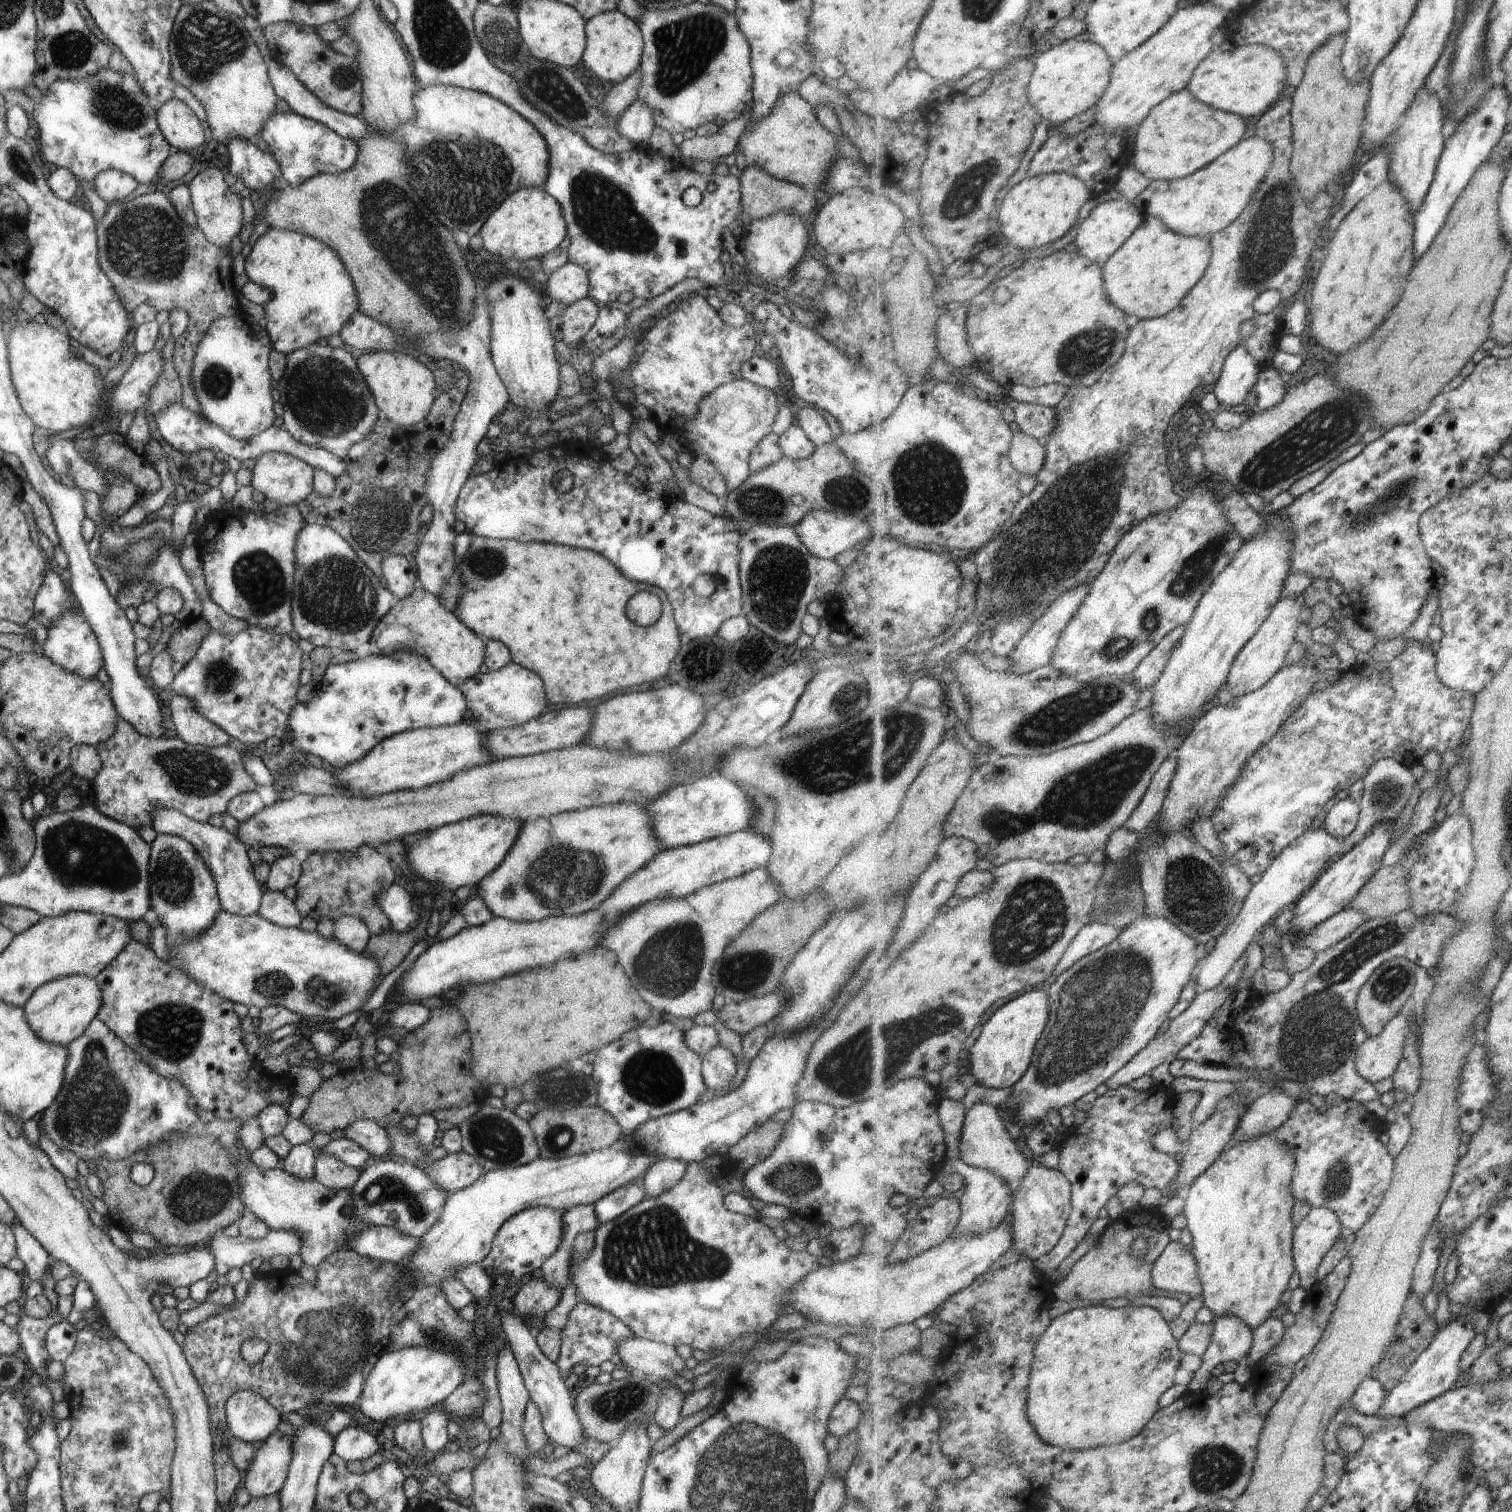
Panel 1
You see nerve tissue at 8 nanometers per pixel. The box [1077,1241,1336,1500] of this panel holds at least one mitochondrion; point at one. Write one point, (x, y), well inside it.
(1214, 1468)

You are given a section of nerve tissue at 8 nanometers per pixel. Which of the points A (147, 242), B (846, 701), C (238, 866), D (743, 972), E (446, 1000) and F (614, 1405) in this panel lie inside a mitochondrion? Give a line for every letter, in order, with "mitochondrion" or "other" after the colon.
A: mitochondrion
B: mitochondrion
C: other
D: mitochondrion
E: other
F: mitochondrion

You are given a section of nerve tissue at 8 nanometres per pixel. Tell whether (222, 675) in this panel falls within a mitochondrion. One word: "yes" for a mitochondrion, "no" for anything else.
yes

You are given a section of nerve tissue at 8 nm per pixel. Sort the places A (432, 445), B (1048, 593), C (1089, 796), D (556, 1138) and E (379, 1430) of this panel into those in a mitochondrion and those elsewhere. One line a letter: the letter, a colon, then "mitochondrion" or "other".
A: other
B: other
C: mitochondrion
D: mitochondrion
E: other

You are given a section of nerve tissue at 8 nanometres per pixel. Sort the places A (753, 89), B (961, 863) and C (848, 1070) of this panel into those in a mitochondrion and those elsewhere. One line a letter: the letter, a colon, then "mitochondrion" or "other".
A: other
B: other
C: mitochondrion

